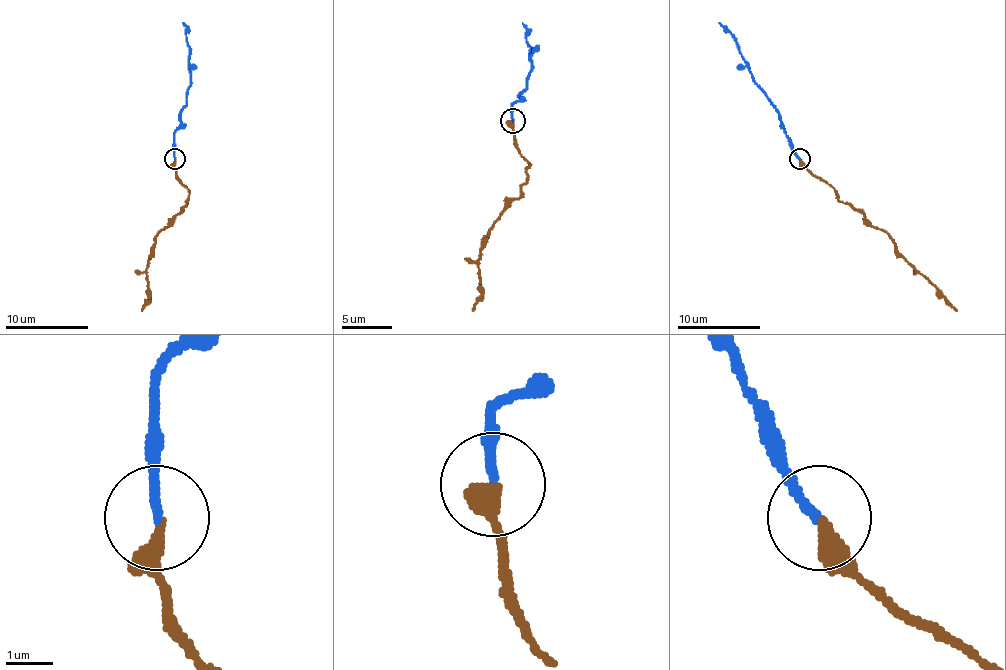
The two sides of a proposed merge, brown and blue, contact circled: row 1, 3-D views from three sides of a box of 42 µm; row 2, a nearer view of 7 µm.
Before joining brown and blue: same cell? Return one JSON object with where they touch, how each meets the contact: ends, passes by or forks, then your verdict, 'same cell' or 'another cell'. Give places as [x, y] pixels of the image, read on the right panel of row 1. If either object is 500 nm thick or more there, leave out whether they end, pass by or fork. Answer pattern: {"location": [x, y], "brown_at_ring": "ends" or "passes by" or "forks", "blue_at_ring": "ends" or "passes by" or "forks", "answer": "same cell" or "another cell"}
{"location": [799, 158], "brown_at_ring": "ends", "blue_at_ring": "ends", "answer": "another cell"}

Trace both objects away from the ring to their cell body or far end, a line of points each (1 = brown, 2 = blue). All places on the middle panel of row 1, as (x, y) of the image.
1: (512, 120), (514, 145), (529, 162), (527, 182), (489, 230), (479, 260), (481, 297), (471, 310)
2: (512, 120), (512, 105), (527, 89), (532, 64), (527, 27), (522, 22)

